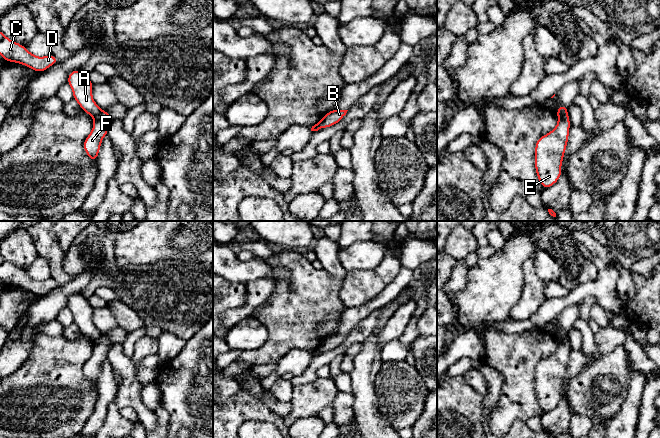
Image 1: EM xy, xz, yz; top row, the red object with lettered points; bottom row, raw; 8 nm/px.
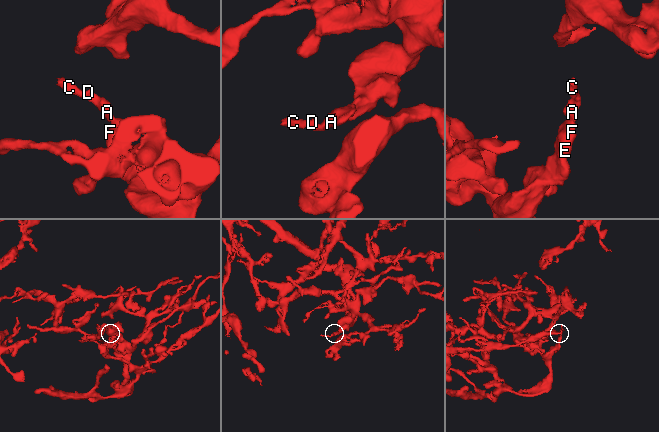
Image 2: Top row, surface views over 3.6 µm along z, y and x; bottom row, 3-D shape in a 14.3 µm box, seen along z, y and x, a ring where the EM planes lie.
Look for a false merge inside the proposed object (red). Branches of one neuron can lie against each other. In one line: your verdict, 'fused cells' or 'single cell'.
fused cells

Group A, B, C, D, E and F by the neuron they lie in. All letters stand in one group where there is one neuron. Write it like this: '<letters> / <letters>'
A C D / B E F

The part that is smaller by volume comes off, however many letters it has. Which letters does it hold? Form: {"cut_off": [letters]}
{"cut_off": ["A", "C", "D"]}

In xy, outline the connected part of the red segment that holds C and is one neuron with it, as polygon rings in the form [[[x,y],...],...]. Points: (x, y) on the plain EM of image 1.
[[[0,255],[0,279],[6,286],[15,286],[25,289],[37,297],[47,294],[50,290],[58,287],[58,283],[49,278],[38,281],[29,276],[26,270],[10,264]]]

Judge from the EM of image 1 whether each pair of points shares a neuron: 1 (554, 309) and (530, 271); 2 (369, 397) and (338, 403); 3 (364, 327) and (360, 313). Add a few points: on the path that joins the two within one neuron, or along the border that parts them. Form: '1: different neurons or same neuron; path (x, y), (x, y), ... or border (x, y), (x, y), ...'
1: different neurons; border (547, 298), (531, 316)
2: different neurons; border (350, 393), (353, 398), (353, 415)
3: different neurons; border (378, 308), (363, 318), (348, 334)

